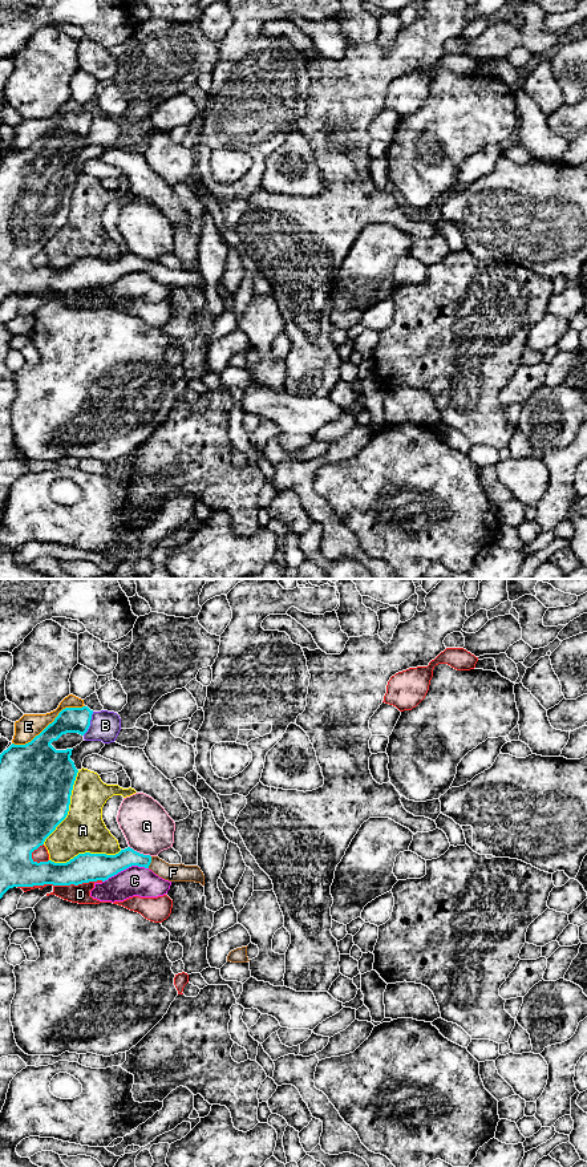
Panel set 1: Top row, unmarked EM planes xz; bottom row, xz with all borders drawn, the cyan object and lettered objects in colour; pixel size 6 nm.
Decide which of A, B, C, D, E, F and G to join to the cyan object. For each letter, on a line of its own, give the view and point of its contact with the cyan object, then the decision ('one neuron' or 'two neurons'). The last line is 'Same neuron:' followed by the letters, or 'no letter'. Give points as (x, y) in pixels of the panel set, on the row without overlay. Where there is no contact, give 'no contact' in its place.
A: xz (68, 213) | two neurons
B: xz (89, 129) | two neurons
C: xz (125, 274) | two neurons
D: xz (60, 290) | two neurons
E: xz (49, 129) | two neurons
F: xz (150, 267) | one neuron
G: xz (138, 258) | two neurons
Same neuron: F

